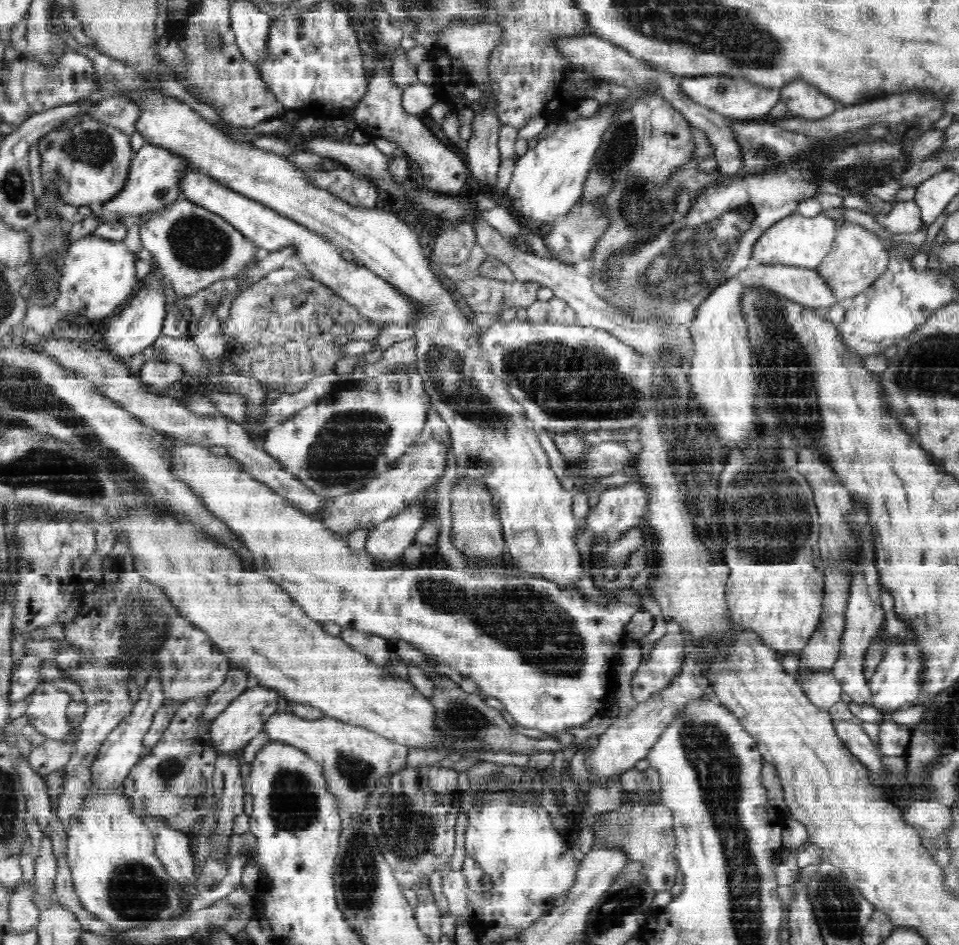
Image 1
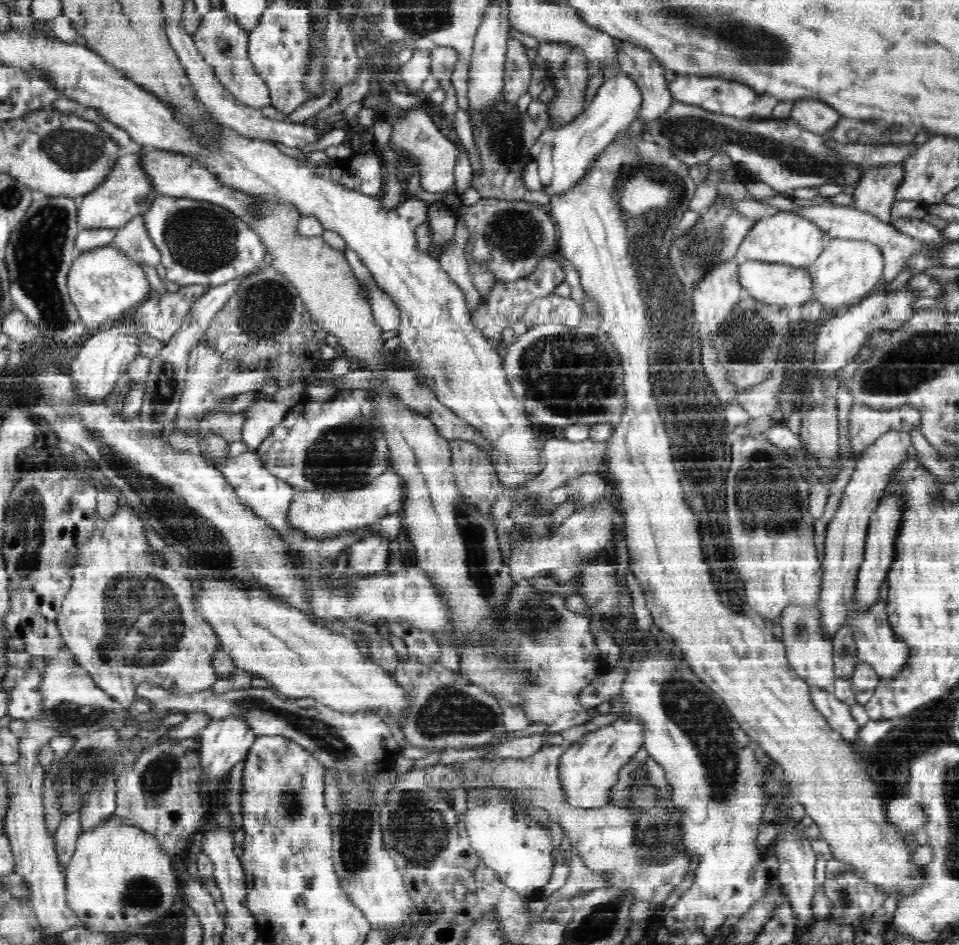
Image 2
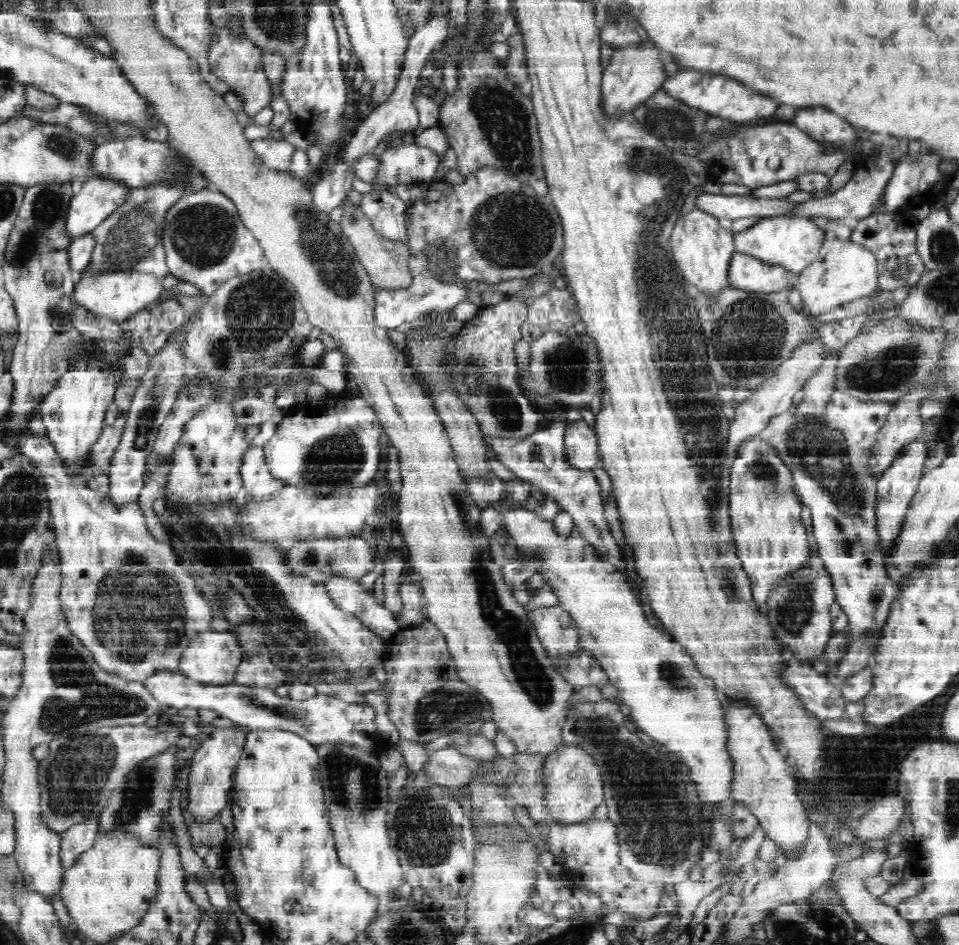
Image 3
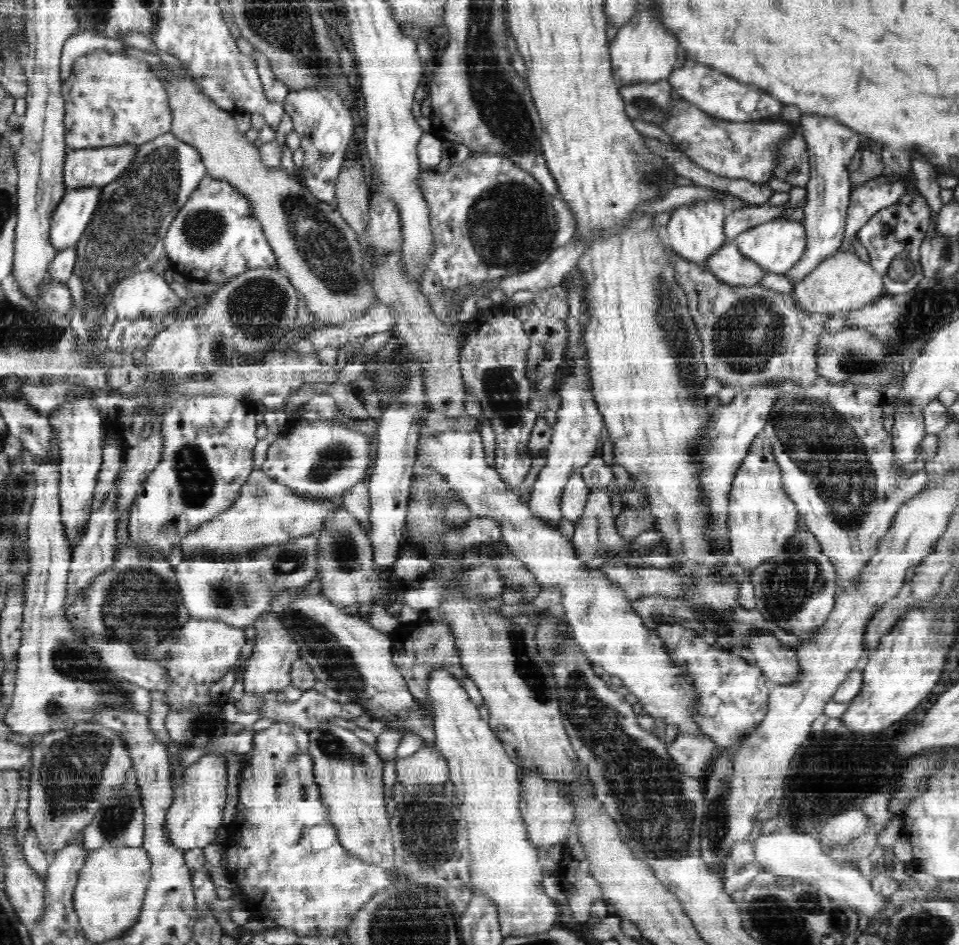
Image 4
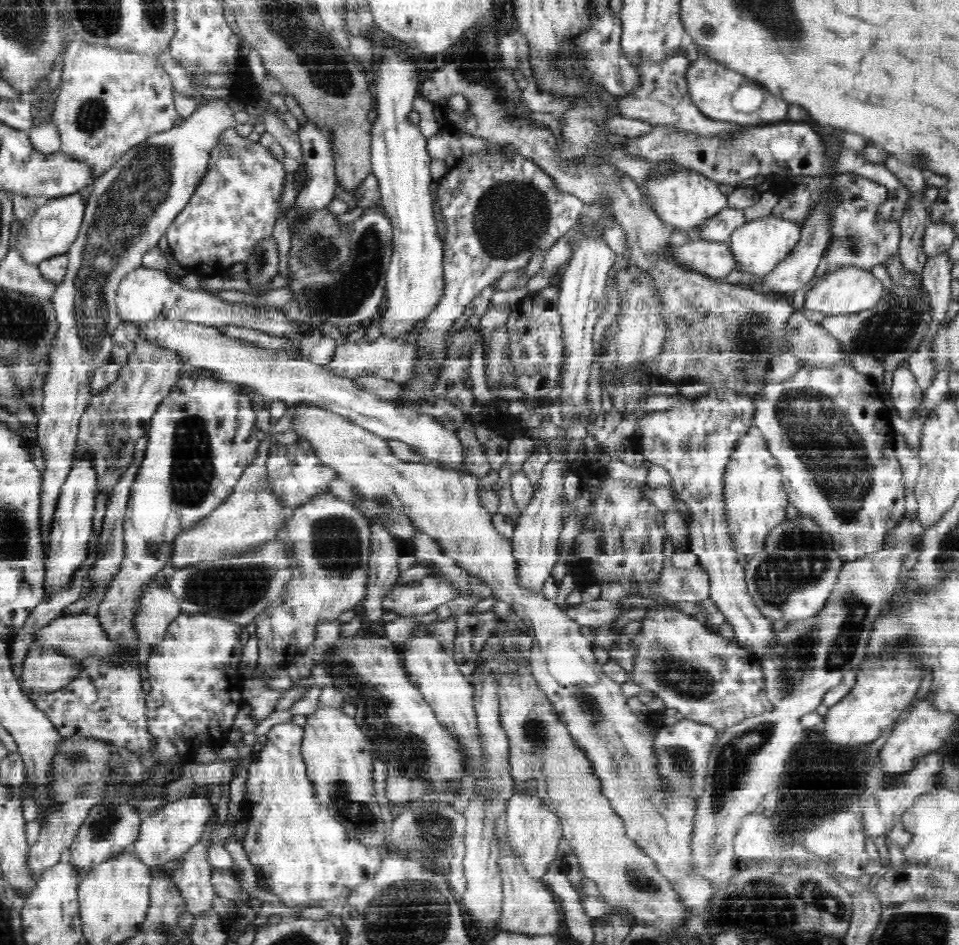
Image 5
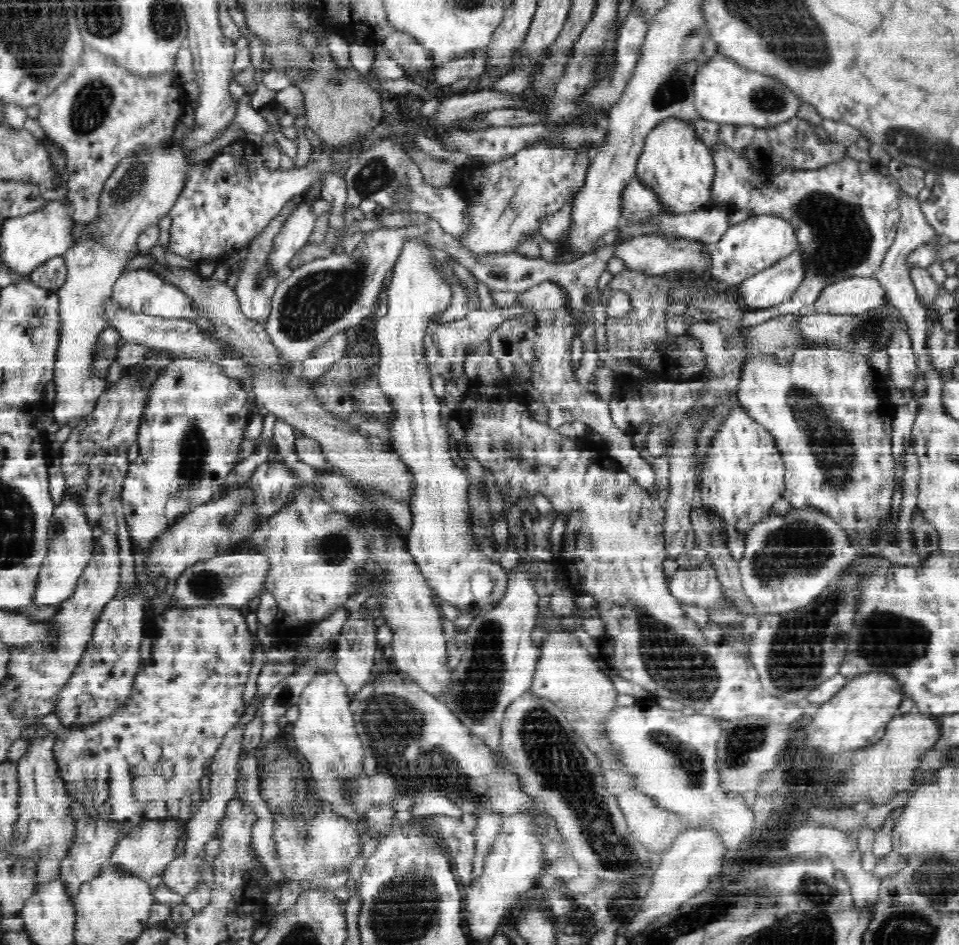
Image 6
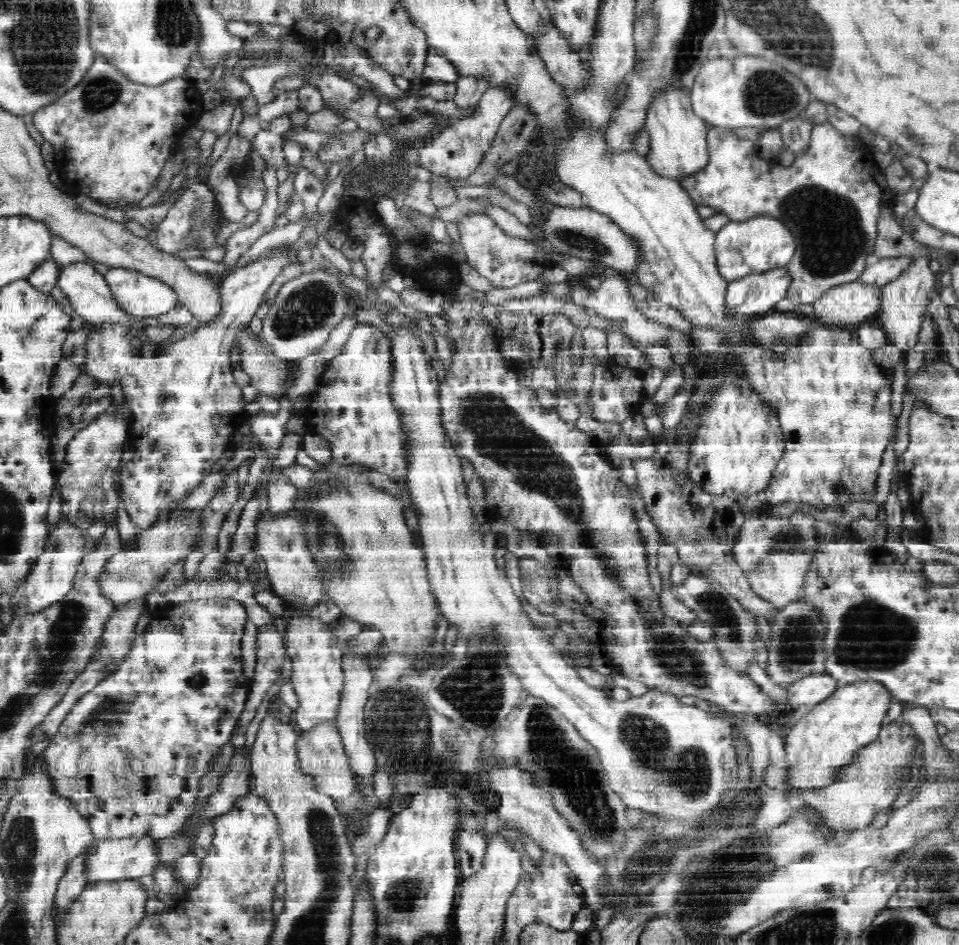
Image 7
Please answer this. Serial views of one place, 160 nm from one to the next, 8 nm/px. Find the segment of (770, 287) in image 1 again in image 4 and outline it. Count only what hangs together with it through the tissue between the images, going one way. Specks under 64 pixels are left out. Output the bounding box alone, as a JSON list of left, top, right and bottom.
[704,241,764,285]

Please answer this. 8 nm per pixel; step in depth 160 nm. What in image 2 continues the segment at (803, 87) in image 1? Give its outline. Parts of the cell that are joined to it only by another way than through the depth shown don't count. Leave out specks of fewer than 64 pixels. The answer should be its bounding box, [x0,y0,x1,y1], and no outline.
[790,100,840,136]

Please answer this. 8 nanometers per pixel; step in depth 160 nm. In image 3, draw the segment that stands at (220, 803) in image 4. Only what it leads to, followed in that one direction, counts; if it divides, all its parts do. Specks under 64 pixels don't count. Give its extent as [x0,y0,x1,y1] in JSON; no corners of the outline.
[190,728,247,822]

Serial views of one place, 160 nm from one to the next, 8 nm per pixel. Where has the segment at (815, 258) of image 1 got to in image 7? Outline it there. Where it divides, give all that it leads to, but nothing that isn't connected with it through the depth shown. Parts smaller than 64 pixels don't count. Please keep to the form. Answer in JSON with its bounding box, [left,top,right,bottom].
[715,214,795,281]

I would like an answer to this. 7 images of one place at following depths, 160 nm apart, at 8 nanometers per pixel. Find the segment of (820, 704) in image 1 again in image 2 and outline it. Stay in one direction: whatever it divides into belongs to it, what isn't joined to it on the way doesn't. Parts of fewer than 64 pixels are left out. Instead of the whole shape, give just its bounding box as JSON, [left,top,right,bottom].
[780,604,837,691]

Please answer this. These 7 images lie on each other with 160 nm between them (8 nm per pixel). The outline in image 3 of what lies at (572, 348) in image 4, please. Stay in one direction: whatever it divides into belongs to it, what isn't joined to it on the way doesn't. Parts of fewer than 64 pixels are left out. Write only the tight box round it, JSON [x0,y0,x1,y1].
[564,422,599,471]

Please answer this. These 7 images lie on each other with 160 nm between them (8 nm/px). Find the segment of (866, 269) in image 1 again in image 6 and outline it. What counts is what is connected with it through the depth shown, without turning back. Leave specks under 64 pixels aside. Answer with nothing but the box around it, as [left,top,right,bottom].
[815,277,886,316]

